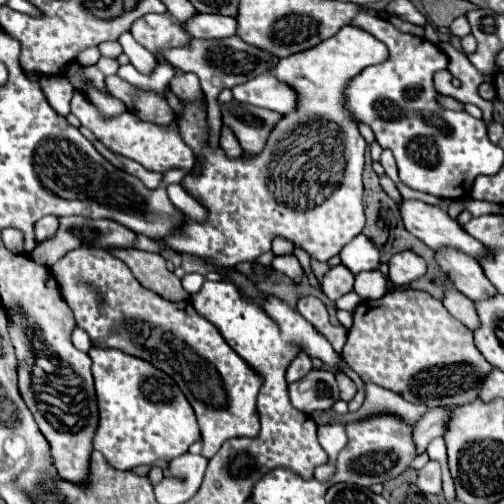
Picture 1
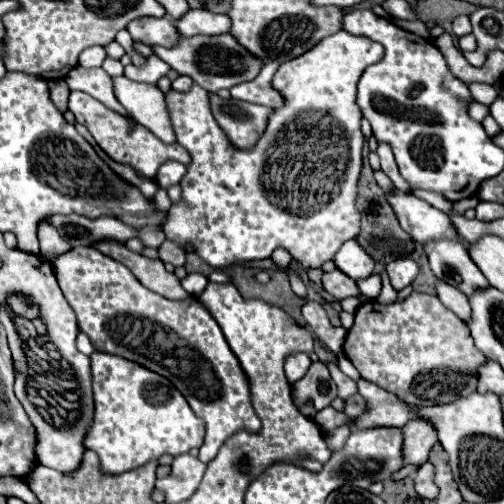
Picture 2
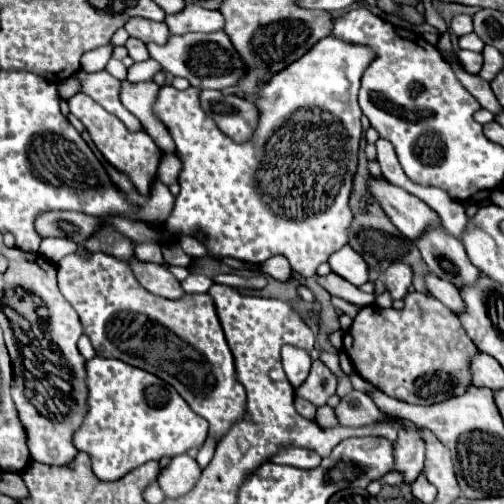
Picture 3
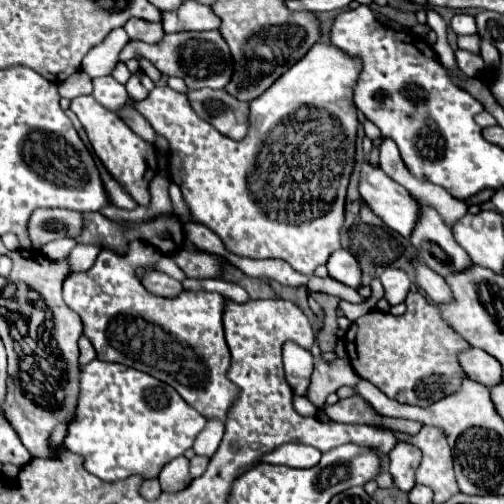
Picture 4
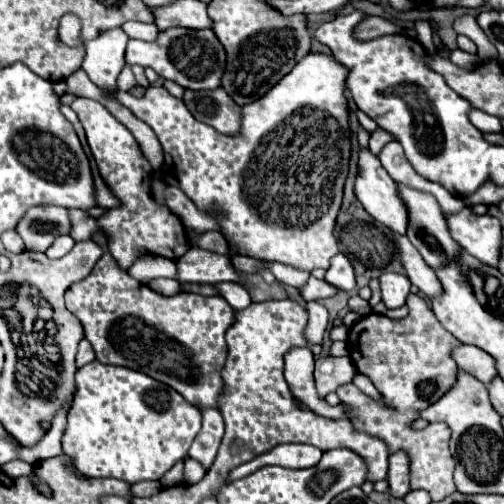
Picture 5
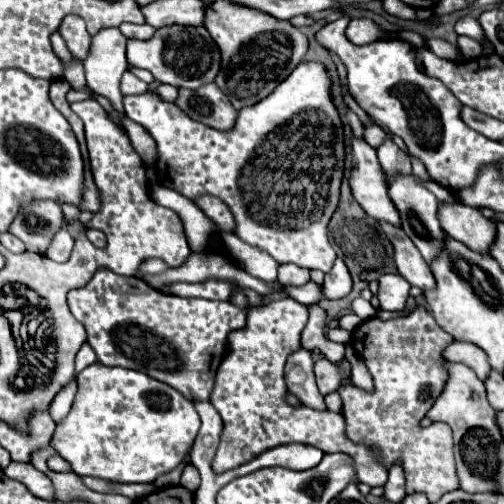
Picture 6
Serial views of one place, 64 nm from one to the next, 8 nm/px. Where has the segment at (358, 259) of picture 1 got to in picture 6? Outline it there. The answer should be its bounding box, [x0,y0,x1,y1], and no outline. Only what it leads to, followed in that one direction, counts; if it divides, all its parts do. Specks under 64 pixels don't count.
[324,258,352,300]

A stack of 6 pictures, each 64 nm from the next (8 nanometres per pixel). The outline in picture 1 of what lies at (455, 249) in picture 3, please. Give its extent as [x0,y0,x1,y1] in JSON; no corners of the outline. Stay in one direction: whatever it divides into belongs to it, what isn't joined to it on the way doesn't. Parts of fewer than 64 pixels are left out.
[436,248,498,302]

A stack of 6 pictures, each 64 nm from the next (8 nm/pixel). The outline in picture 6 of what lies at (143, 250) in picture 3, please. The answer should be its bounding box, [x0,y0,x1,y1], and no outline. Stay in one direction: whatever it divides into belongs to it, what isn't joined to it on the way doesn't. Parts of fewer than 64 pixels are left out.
[68,268,246,402]

